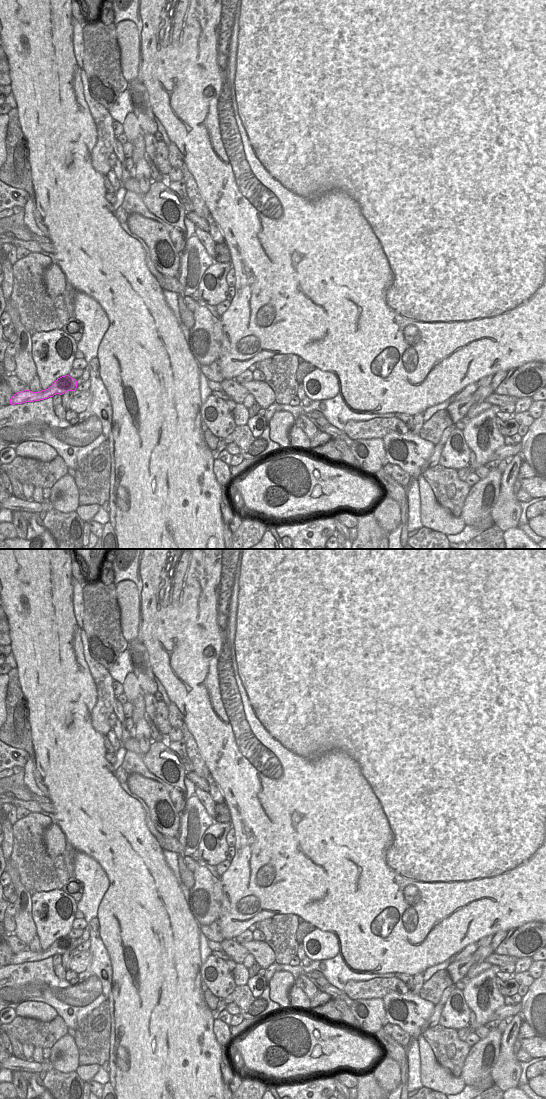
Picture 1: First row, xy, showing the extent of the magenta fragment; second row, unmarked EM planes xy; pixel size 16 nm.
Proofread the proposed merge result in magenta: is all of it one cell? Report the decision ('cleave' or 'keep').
cleave

